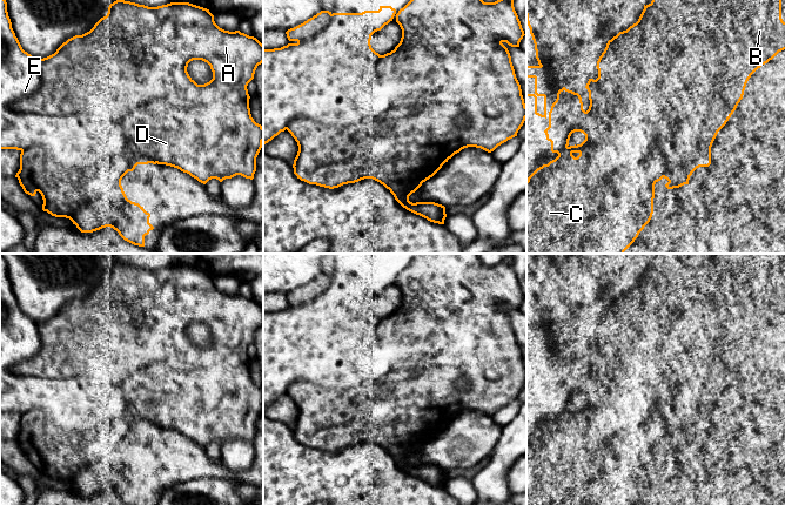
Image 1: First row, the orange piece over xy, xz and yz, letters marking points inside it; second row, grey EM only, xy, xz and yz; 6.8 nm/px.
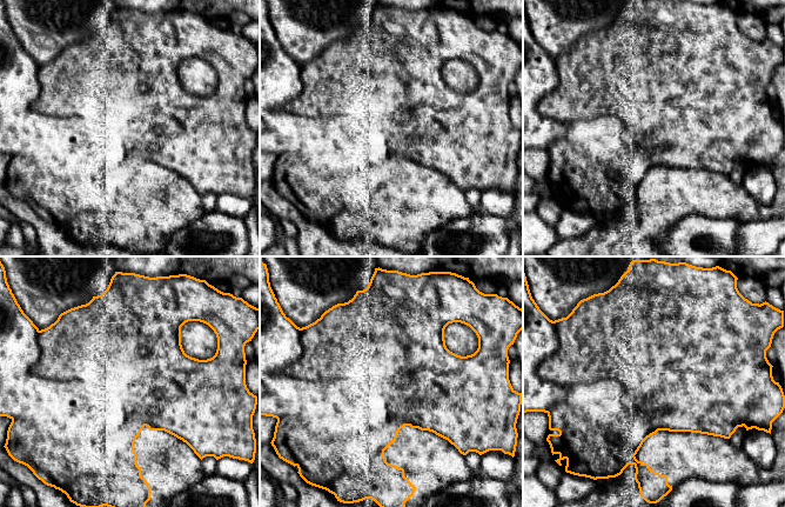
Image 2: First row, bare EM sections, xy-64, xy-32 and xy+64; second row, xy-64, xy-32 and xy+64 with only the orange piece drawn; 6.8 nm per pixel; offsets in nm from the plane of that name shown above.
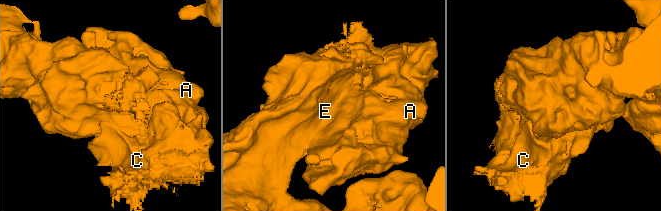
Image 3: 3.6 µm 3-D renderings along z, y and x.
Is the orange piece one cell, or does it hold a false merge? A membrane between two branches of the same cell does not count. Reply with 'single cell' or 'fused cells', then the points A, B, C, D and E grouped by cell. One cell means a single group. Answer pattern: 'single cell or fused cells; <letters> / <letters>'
fused cells; A B C D / E

